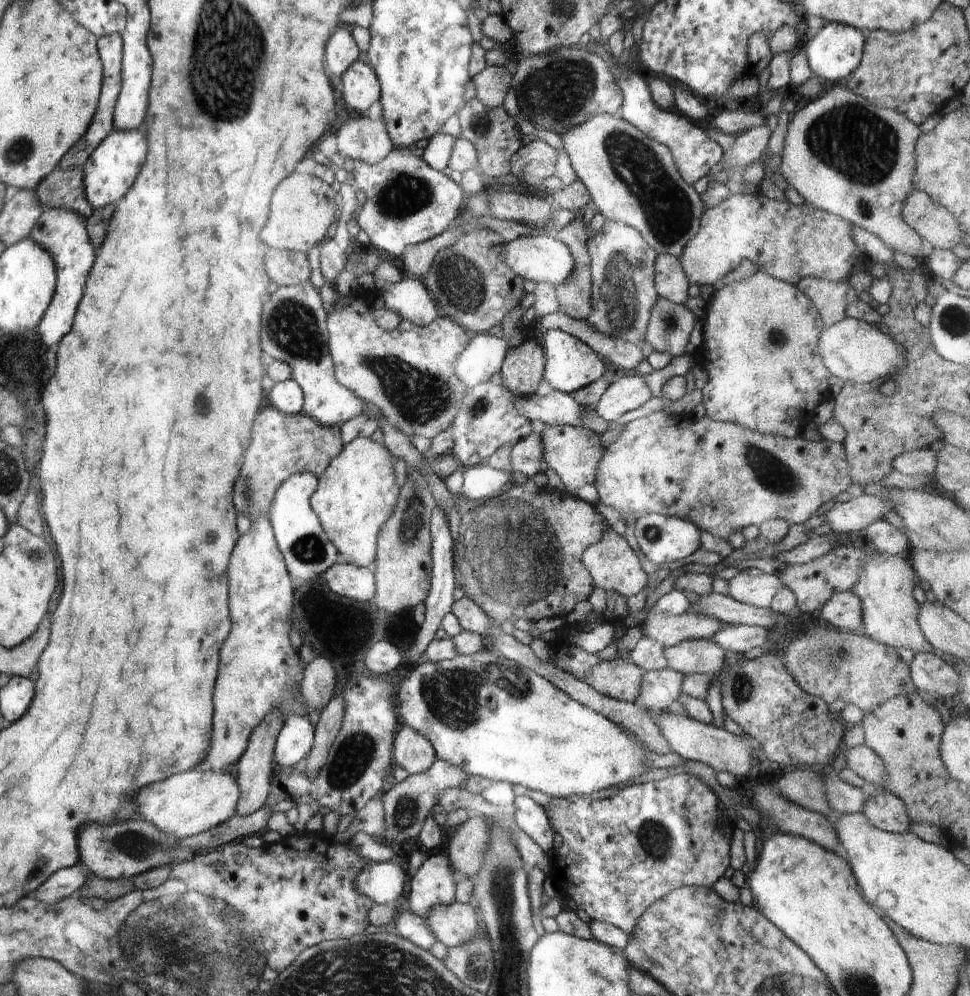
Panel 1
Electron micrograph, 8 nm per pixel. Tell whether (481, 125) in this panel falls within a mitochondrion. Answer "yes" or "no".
yes

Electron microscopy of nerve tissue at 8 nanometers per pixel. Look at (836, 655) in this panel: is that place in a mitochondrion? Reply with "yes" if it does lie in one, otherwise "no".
yes

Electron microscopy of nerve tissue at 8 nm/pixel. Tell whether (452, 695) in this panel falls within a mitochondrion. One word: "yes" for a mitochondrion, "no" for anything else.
yes

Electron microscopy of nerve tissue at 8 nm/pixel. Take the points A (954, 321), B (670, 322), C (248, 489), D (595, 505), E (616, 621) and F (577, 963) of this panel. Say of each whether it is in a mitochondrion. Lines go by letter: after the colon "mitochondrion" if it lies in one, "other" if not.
A: mitochondrion
B: mitochondrion
C: mitochondrion
D: other
E: other
F: other

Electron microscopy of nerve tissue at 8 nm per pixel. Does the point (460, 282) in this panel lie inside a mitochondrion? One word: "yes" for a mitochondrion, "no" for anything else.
yes

